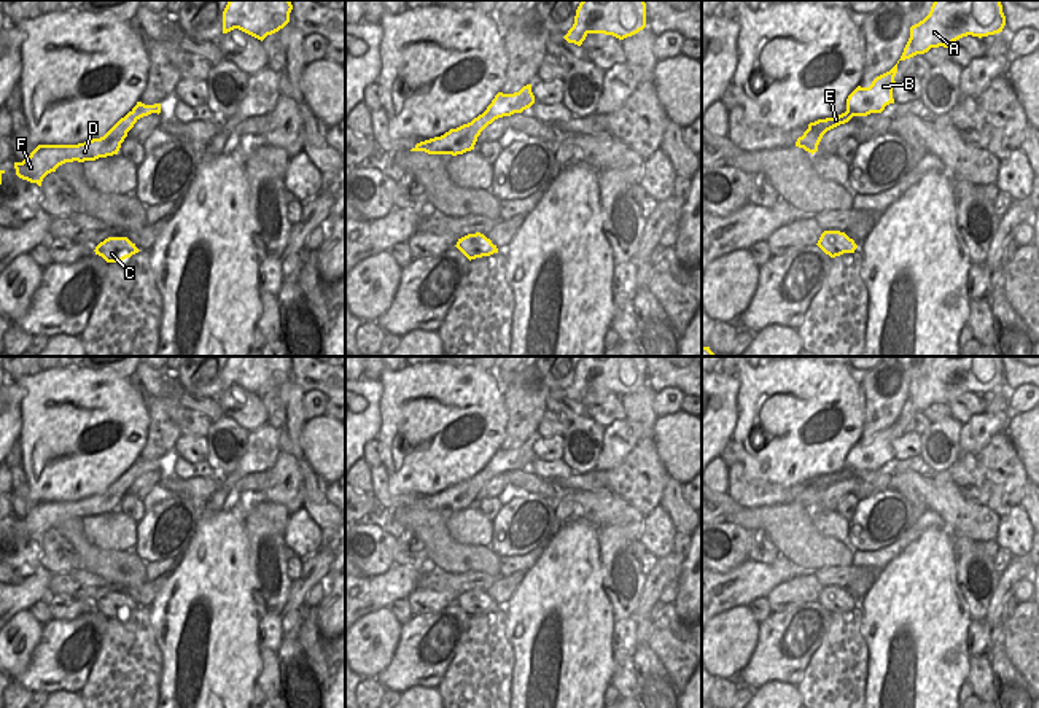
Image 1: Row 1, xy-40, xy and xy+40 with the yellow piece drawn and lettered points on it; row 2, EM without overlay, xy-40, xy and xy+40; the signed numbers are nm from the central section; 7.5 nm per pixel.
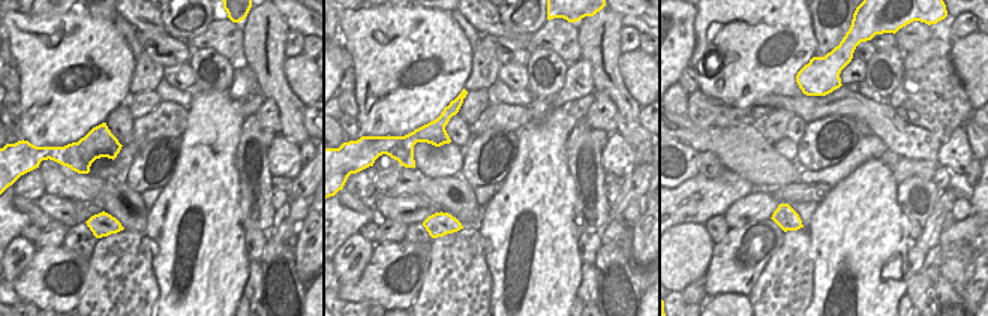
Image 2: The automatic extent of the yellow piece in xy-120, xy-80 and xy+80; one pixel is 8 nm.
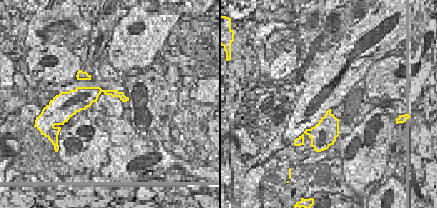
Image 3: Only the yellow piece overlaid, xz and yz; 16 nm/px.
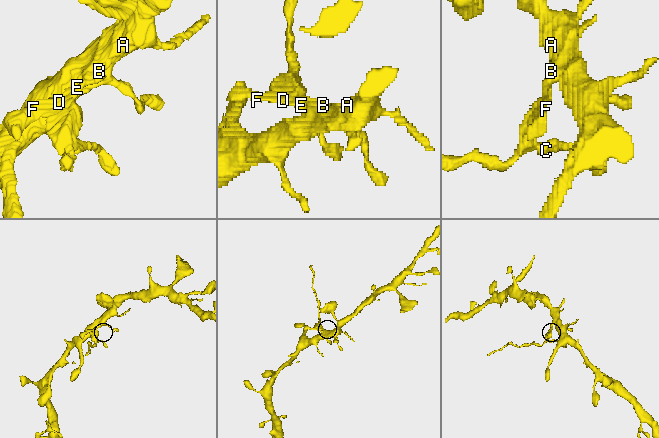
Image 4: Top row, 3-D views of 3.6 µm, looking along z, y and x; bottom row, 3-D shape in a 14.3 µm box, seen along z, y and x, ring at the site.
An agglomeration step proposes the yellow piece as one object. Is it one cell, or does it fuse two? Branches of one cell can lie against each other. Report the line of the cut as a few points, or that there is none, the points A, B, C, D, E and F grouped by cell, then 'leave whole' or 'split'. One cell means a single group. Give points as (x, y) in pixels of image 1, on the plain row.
cut xy (487, 465), (494, 476); groups A B / C D E F; split

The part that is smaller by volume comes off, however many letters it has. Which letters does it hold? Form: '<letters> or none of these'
C, D, E, F

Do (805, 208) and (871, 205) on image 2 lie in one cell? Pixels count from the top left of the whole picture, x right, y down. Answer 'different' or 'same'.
different

